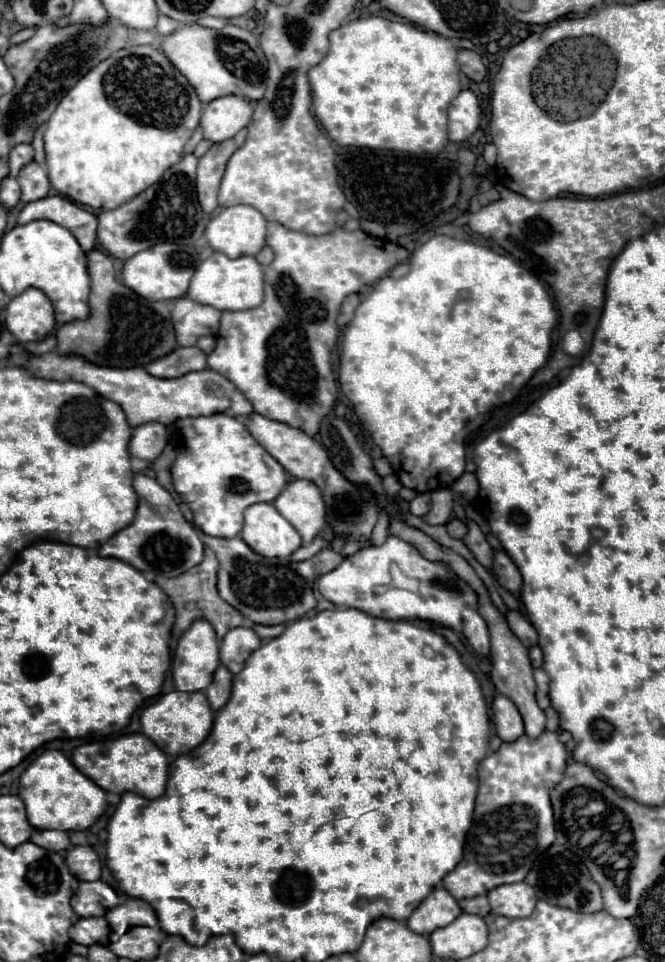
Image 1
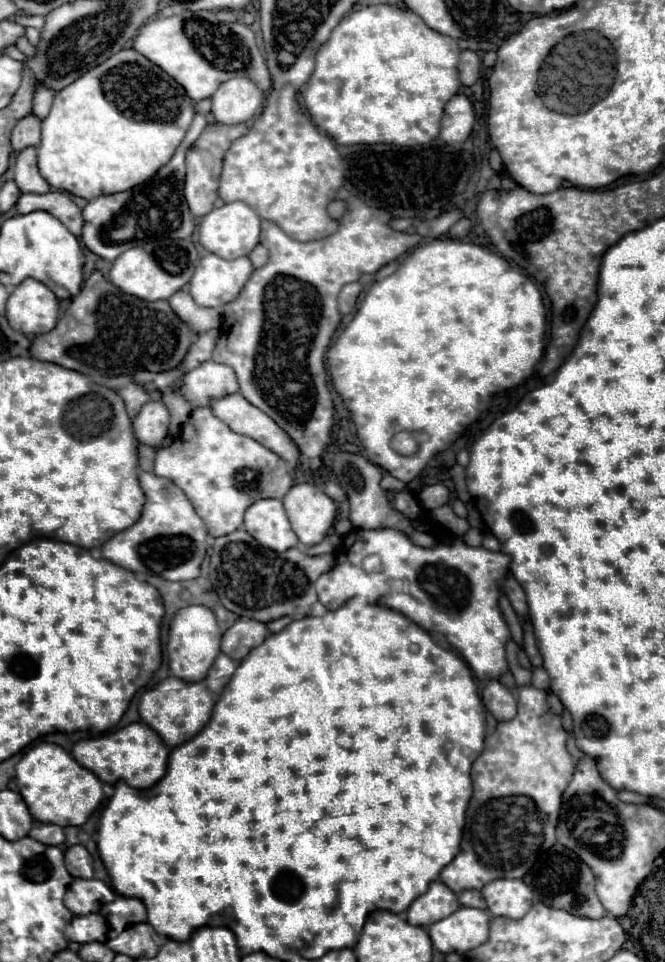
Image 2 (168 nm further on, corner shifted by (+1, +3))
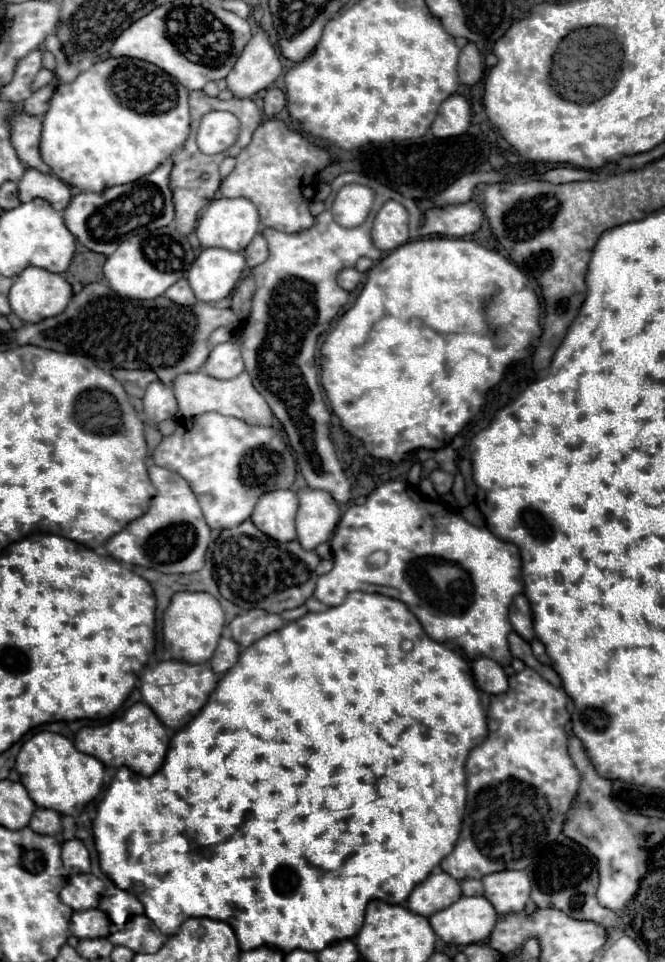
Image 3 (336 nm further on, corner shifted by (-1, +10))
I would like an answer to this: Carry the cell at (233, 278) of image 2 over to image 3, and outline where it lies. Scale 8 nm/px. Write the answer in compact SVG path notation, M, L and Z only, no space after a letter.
M205 248L187 272L187 280L199 302L219 302L243 278L245 264L247 260L241 252Z

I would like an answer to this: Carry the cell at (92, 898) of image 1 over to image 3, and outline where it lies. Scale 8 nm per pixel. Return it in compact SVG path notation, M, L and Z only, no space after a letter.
M73 874L67 886L61 890L61 900L73 910L97 908L103 896L105 884L93 874Z

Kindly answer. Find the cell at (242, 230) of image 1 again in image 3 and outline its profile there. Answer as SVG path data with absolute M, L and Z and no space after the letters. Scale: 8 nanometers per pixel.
M219 198L219 200L213 200L203 212L195 234L203 248L217 246L217 248L239 252L239 250L245 250L245 246L253 240L257 230L259 230L259 212L253 202L249 202L247 198L233 198L233 200Z

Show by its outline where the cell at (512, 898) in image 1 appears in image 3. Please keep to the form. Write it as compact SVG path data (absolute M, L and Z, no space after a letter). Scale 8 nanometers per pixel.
M503 870L499 874L487 874L487 878L481 878L481 882L485 886L485 898L499 914L521 912L529 902L531 880L523 870Z

